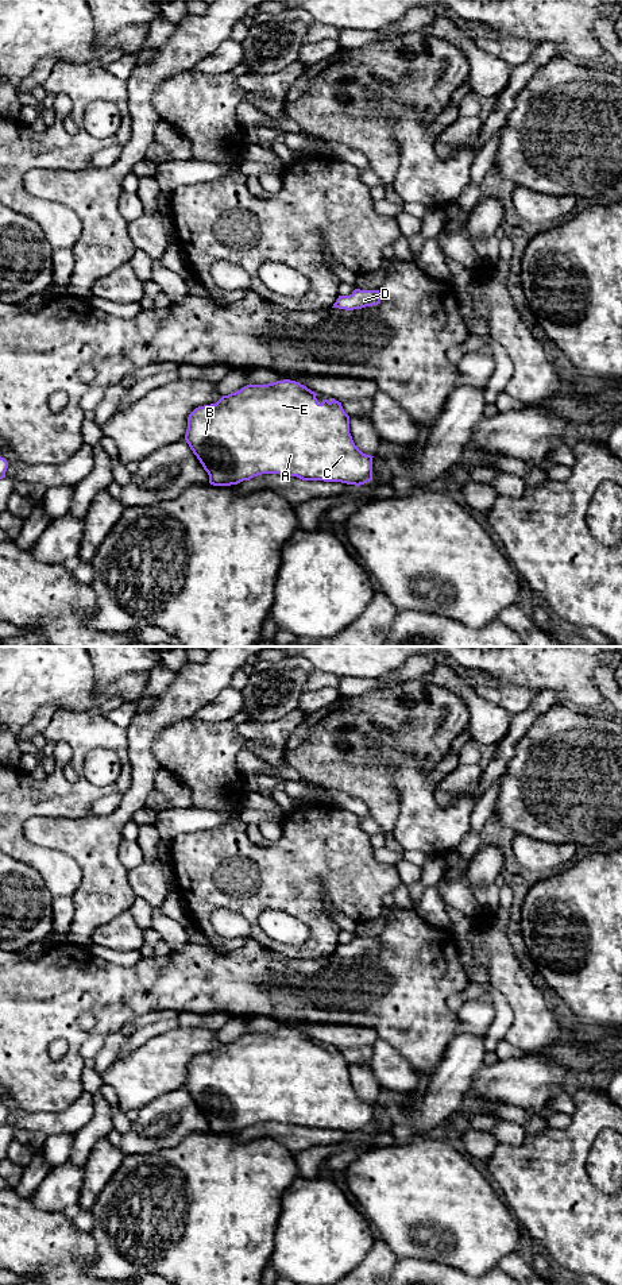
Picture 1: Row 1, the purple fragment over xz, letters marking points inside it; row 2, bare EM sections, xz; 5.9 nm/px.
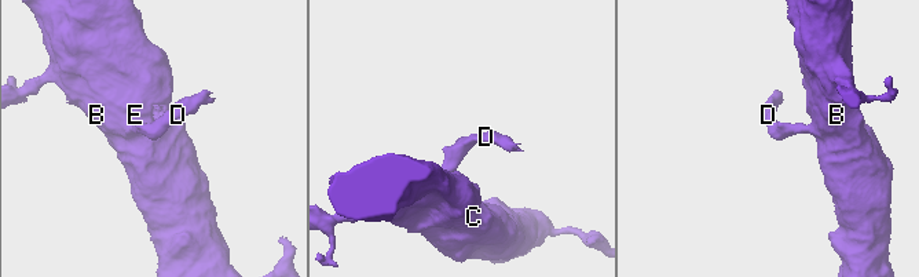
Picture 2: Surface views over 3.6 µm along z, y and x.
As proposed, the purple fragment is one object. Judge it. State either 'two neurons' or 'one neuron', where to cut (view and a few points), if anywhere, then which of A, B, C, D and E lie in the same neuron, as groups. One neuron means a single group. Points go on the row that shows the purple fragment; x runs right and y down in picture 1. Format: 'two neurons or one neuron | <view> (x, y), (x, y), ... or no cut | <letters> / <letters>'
one neuron | no cut | A B C D E

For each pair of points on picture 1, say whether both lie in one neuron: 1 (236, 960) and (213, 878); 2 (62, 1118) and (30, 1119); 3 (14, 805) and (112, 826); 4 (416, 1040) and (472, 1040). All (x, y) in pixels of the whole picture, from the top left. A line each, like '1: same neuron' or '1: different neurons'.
1: different neurons
2: same neuron
3: different neurons
4: different neurons

